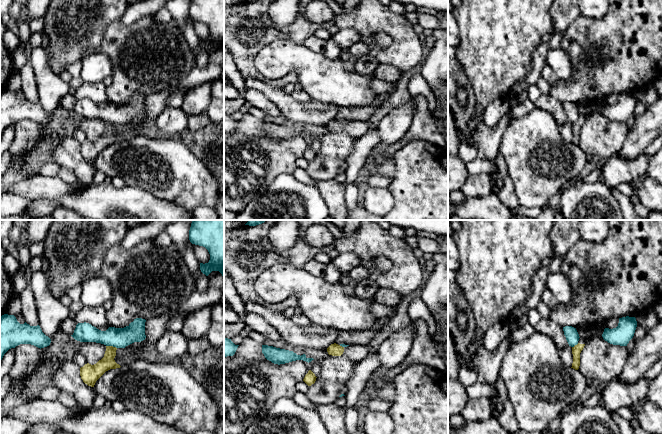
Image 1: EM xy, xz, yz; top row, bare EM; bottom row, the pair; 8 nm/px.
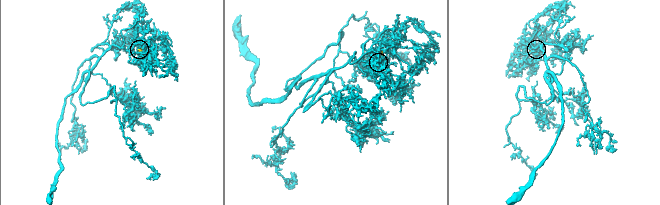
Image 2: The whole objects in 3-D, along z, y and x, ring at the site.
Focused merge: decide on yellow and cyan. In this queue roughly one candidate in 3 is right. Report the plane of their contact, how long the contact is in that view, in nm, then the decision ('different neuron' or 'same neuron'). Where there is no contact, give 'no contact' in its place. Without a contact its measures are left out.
xy | 90 nm | different neuron

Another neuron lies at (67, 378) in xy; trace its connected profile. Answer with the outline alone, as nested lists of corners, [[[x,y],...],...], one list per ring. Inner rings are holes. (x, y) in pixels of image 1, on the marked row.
[[[55,361],[51,362],[58,370],[52,376],[55,387],[60,391],[72,394],[77,406],[83,411],[92,408],[97,392],[94,387],[88,386],[80,376],[80,367],[74,361]]]

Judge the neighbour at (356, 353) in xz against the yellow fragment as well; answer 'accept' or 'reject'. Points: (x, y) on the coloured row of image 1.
accept

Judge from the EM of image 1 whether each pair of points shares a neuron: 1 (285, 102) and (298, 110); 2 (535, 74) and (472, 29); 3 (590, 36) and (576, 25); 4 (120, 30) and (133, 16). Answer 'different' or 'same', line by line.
1: same
2: different
3: same
4: different

